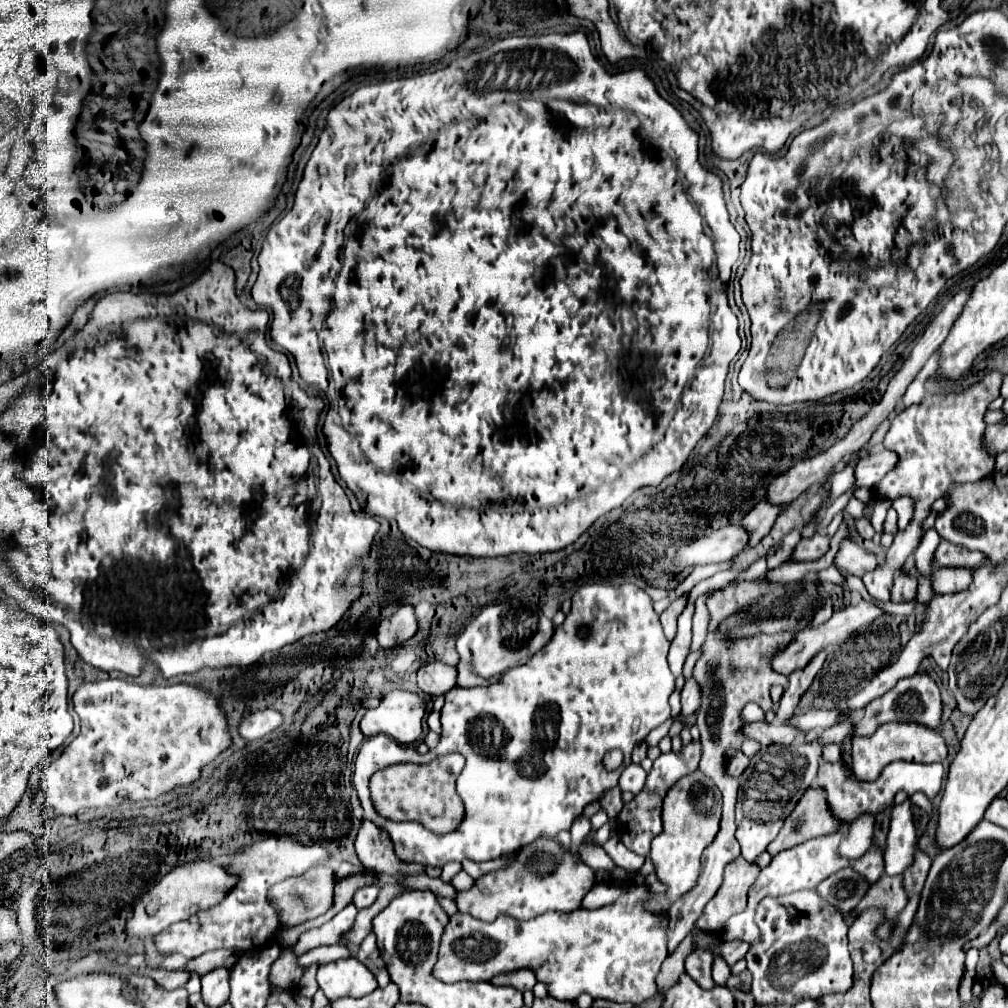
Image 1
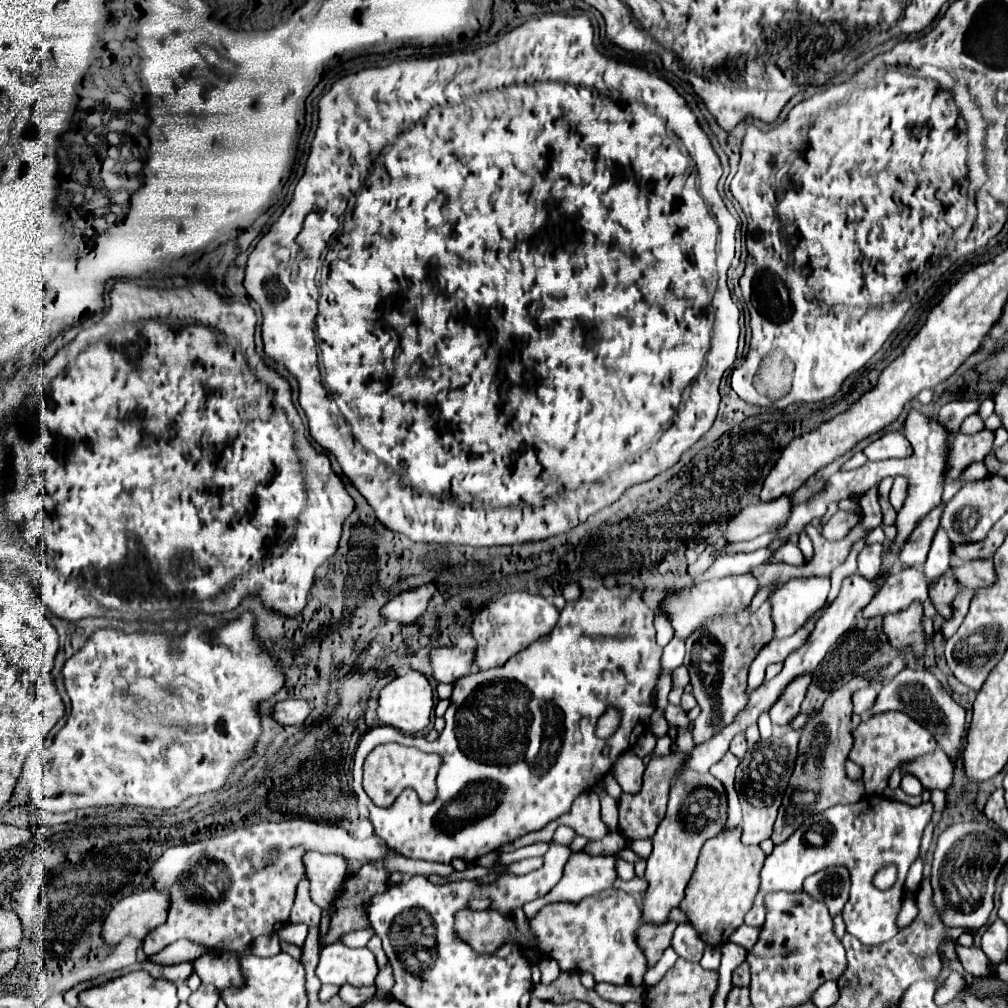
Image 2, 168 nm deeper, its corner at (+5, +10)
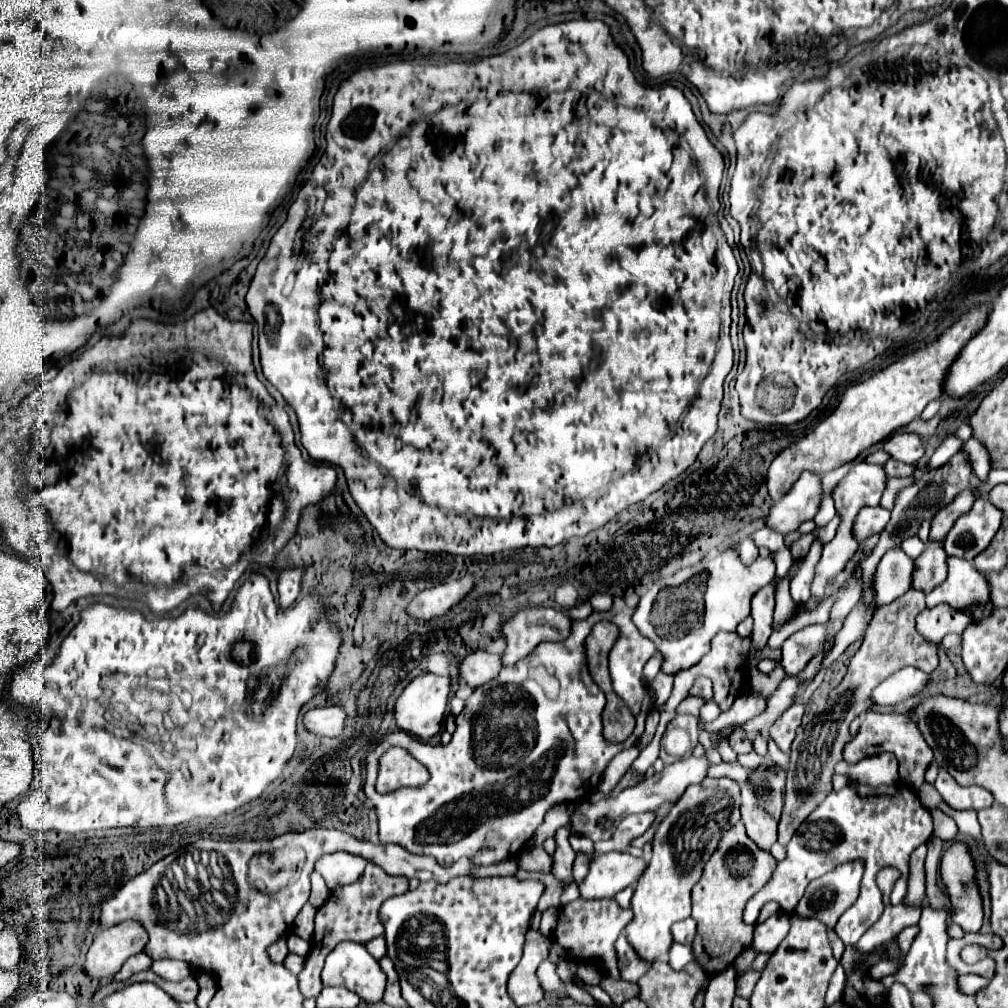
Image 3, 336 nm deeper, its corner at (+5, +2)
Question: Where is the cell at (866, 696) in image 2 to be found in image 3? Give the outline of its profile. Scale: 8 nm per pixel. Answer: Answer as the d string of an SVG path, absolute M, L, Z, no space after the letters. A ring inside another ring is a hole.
M902 667L896 673L892 673L882 685L878 685L874 689L874 703L876 705L896 705L898 701L904 701L912 695L918 695L922 689L926 689L926 685L932 683L932 675L916 669L916 667Z

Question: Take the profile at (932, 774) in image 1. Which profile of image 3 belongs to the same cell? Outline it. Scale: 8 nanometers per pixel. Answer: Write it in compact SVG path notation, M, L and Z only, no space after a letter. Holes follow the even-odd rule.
M940 769L938 779L936 779L936 789L938 793L944 797L944 801L952 807L952 809L974 809L980 811L988 805L994 803L994 797L990 791L978 787L978 785L970 785L970 787L962 787L954 781L954 777Z

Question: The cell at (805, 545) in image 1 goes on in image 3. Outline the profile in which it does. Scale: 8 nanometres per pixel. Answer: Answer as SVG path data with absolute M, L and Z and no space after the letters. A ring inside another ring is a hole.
M876 505L876 507L864 507L858 513L858 517L856 517L856 525L854 525L856 539L864 541L870 535L880 533L886 527L888 521L890 521L890 511L888 509L880 507L880 505Z

